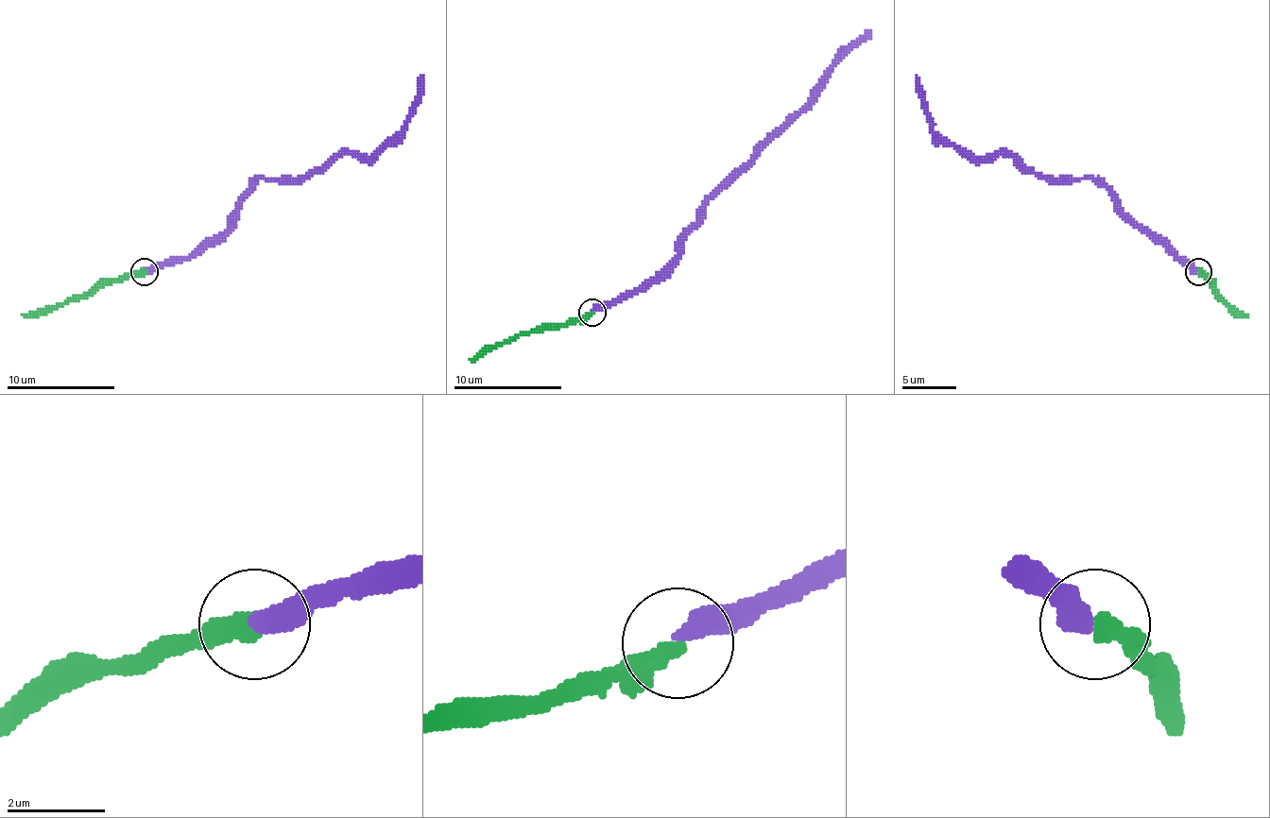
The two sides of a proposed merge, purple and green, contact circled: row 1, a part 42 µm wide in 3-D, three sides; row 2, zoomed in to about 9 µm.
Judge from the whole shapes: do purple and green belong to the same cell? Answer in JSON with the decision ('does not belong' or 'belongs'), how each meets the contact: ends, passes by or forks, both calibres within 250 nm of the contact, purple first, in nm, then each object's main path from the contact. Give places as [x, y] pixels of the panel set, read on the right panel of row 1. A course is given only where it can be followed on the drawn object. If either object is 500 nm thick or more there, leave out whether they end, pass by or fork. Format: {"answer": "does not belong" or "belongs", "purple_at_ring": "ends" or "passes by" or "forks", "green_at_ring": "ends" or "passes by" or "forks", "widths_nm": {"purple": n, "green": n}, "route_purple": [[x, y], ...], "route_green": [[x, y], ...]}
{"answer": "belongs", "purple_at_ring": "ends", "green_at_ring": "ends", "widths_nm": {"purple": 460, "green": 440}, "route_purple": [[1196, 271], [1139, 228], [1117, 200], [1090, 178], [1041, 178], [1003, 154], [965, 157], [933, 129], [917, 76]], "route_green": [[1199, 271], [1221, 295], [1244, 315]]}

